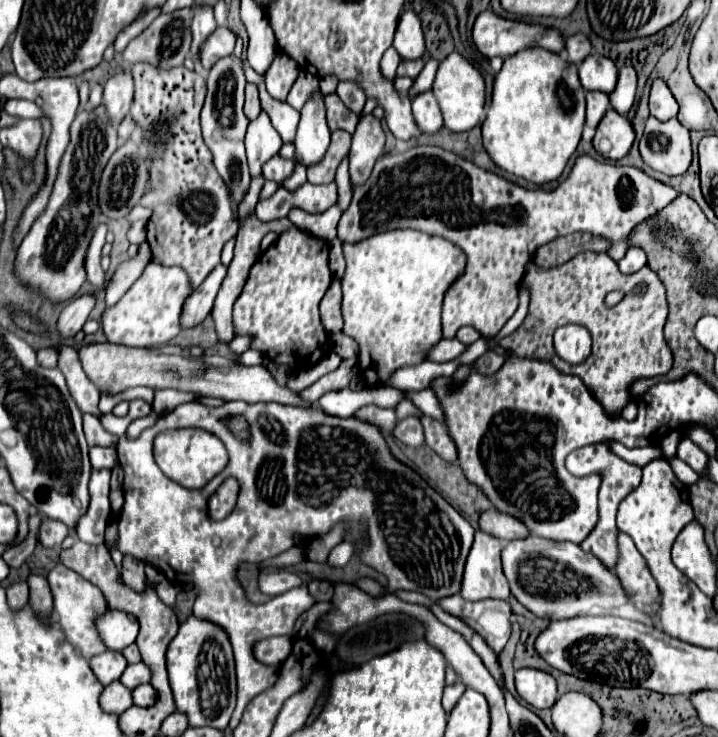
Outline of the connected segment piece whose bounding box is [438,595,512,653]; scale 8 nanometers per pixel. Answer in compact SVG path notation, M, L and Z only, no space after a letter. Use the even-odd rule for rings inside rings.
M452 595L438 601L444 611L464 619L472 629L476 629L486 643L500 653L510 637L510 615L512 607L502 599L482 599L468 601L460 599L460 595Z

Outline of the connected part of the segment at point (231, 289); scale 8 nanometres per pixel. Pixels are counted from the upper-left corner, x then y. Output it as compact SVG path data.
M250 213L250 217L244 219L244 229L238 229L238 235L236 235L236 249L234 249L234 259L228 267L228 275L218 291L218 297L214 301L214 309L212 309L212 317L214 317L214 323L216 323L216 331L218 331L218 341L220 343L230 343L236 335L232 333L232 305L234 305L234 299L242 293L242 287L248 279L248 271L252 269L252 265L256 263L258 255L260 255L260 241L262 237L268 233L268 231L274 231L274 233L284 233L286 229L292 227L292 223L288 219L280 219L280 221L272 221L272 223L264 223L256 217L256 213Z

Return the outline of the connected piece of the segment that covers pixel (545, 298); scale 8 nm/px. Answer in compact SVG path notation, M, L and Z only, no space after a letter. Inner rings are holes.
M584 251L576 257L572 257L570 261L562 263L560 267L552 267L552 269L544 269L538 267L534 261L528 263L526 271L524 271L524 279L522 285L528 287L530 291L530 307L528 307L528 315L522 323L522 327L518 327L512 335L500 339L500 347L502 349L510 349L512 353L520 355L520 357L528 357L528 359L542 359L542 361L552 361L560 371L564 373L572 373L578 375L586 387L594 393L594 397L604 405L608 415L618 415L624 405L630 401L630 385L636 379L642 377L656 377L656 375L664 375L670 371L672 367L672 351L664 338L664 323L668 316L668 303L666 300L666 289L662 285L662 281L658 279L658 275L650 269L650 267L642 267L638 273L632 275L622 275L618 271L616 261L606 255L606 253L594 253L594 251ZM638 285L646 285L644 293L636 293L634 289ZM620 289L624 291L624 299L616 305L616 307L606 307L604 297L606 293ZM568 323L578 323L588 327L588 331L592 333L592 353L586 361L578 363L578 365L570 365L566 361L562 361L556 351L554 351L554 343L552 343L552 335L556 331L556 327L568 325Z

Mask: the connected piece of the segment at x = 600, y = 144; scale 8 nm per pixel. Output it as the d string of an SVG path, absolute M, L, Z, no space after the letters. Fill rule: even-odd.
M608 109L604 119L600 121L600 127L596 129L594 137L594 149L612 161L622 159L628 155L632 143L636 139L636 131L628 119L624 119L614 109Z

